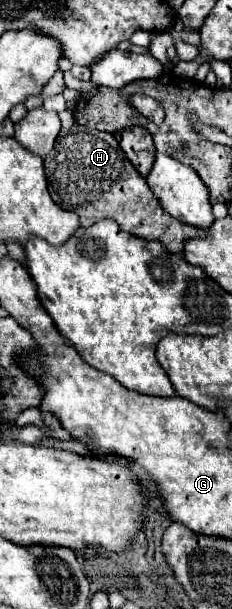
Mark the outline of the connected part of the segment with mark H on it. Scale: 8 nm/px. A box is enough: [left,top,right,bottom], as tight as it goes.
[44,124,206,252]

